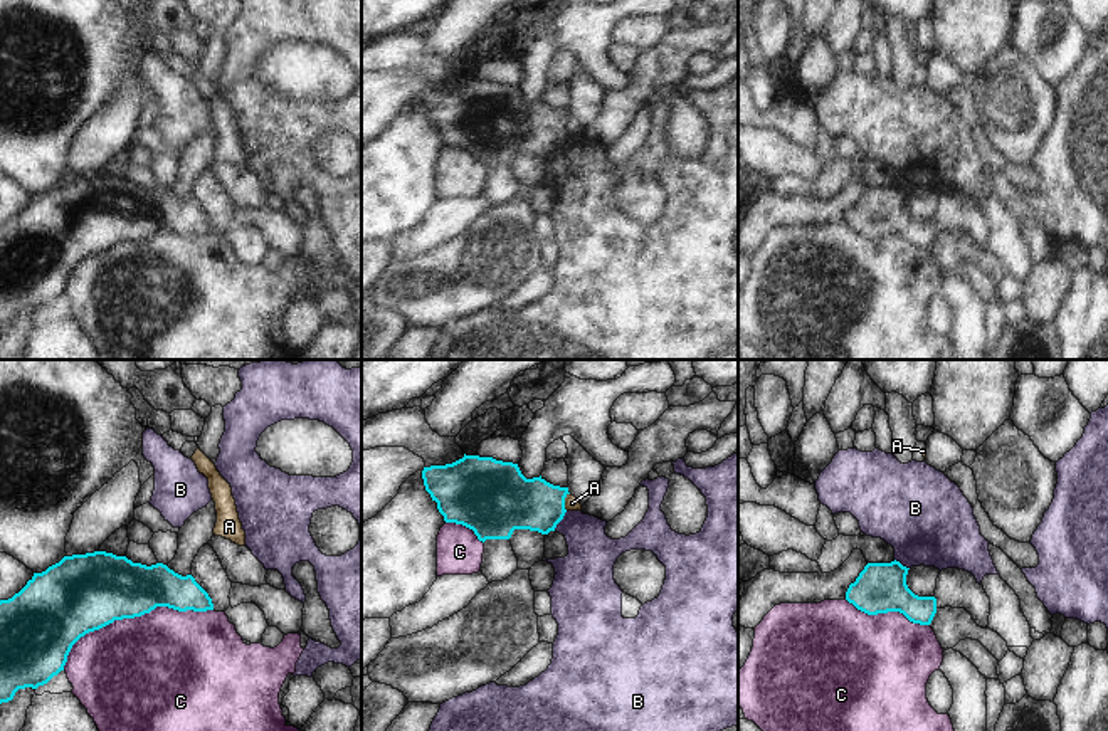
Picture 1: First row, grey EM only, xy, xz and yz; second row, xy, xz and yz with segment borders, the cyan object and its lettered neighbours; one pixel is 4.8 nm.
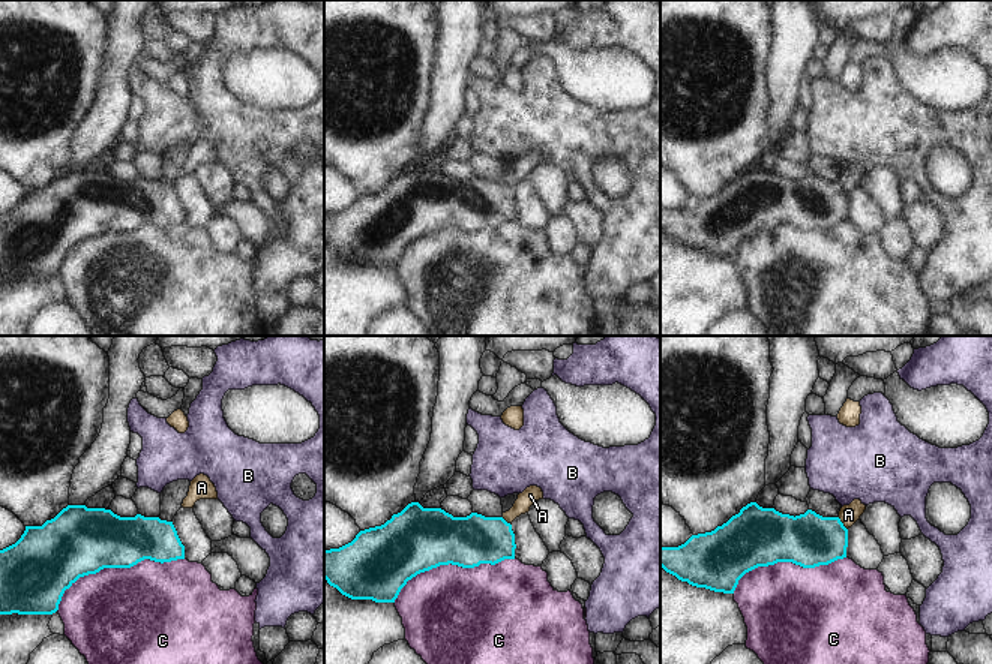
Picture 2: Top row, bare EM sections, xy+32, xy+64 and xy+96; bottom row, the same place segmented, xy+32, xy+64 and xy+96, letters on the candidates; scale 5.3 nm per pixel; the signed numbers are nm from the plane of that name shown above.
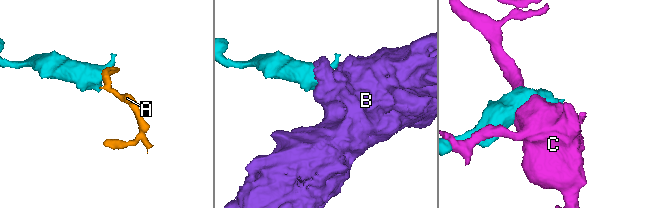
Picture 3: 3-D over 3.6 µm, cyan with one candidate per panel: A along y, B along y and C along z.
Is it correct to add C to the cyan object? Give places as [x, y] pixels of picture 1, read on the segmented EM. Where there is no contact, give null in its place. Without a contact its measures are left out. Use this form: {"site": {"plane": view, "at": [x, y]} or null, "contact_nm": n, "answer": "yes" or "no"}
{"site": {"plane": "xy", "at": [130, 617]}, "contact_nm": 800, "answer": "no"}

